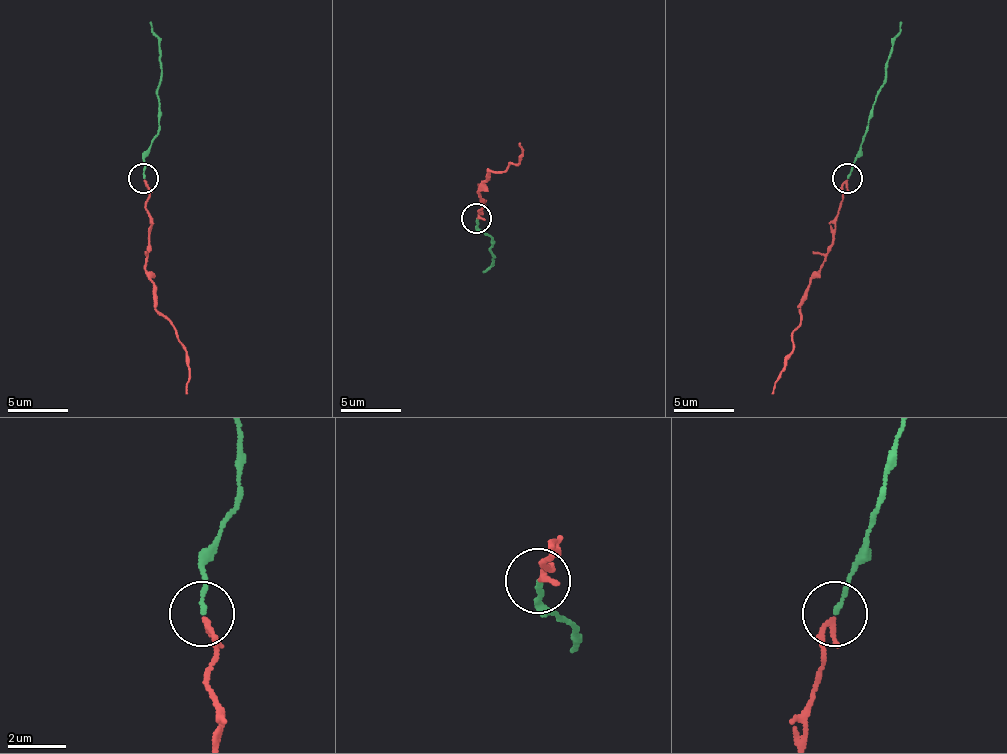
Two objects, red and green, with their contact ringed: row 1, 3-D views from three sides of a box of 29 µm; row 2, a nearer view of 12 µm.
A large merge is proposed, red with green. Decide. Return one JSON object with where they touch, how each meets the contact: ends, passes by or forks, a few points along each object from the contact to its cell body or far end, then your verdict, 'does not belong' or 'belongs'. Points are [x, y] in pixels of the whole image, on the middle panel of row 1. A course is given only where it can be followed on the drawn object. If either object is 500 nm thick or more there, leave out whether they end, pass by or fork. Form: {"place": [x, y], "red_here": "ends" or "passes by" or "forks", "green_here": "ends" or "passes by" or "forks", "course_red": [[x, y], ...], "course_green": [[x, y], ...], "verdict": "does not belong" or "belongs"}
{"place": [476, 218], "red_here": "ends", "green_here": "ends", "course_red": [[476, 219], [485, 207], [479, 189], [491, 171], [503, 171], [521, 159], [518, 143]], "course_green": [[476, 219], [479, 228], [491, 237], [494, 255], [494, 261], [482, 273]], "verdict": "does not belong"}

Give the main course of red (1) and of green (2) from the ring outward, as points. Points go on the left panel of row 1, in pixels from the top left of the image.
1: (143, 180), (152, 232), (146, 274), (188, 361), (185, 394)
2: (143, 177), (146, 150), (158, 132), (161, 81), (161, 48), (149, 21)

